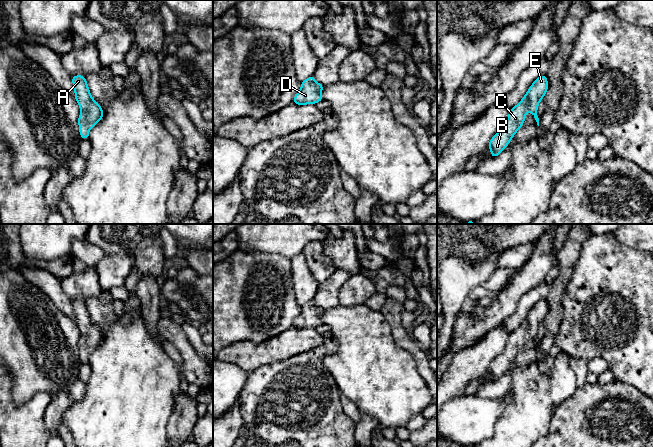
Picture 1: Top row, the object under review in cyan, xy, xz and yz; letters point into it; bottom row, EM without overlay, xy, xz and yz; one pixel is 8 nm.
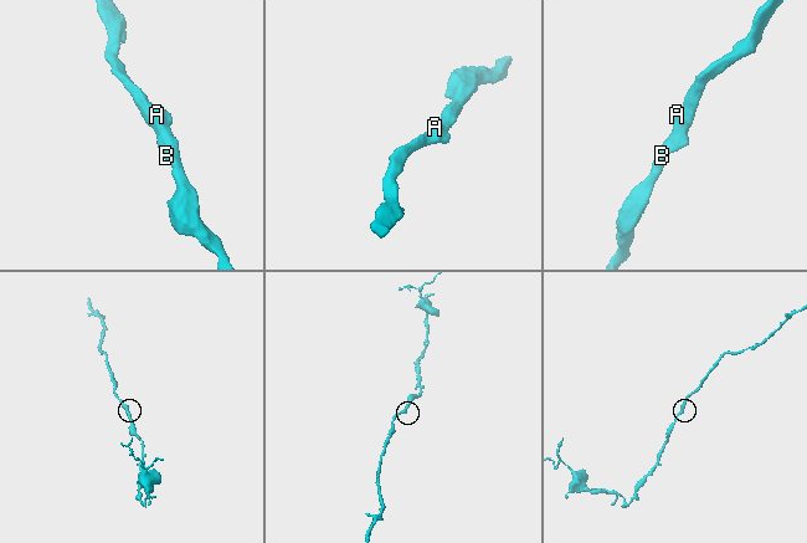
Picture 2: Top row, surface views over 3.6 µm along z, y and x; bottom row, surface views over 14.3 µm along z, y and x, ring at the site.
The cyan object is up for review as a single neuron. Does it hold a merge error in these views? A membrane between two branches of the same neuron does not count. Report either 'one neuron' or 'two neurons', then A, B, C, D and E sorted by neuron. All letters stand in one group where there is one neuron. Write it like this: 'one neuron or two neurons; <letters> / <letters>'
one neuron; A B C D E

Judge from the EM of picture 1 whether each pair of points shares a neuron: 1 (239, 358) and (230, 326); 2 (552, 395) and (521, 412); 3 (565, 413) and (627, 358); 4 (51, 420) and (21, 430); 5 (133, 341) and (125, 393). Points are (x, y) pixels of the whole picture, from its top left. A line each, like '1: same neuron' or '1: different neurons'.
1: different neurons
2: same neuron
3: different neurons
4: different neurons
5: same neuron

